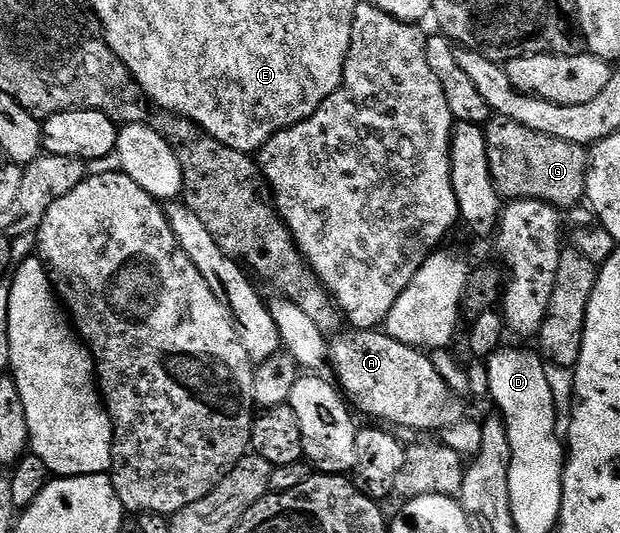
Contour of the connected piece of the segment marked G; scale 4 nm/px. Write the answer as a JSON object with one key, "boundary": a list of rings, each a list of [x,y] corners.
{"boundary":[[[495,115],[484,125],[488,142],[488,166],[496,190],[513,200],[536,199],[559,210],[583,203],[586,195],[586,172],[590,169],[587,149],[580,144],[564,142],[536,130],[528,130],[511,120]]]}

